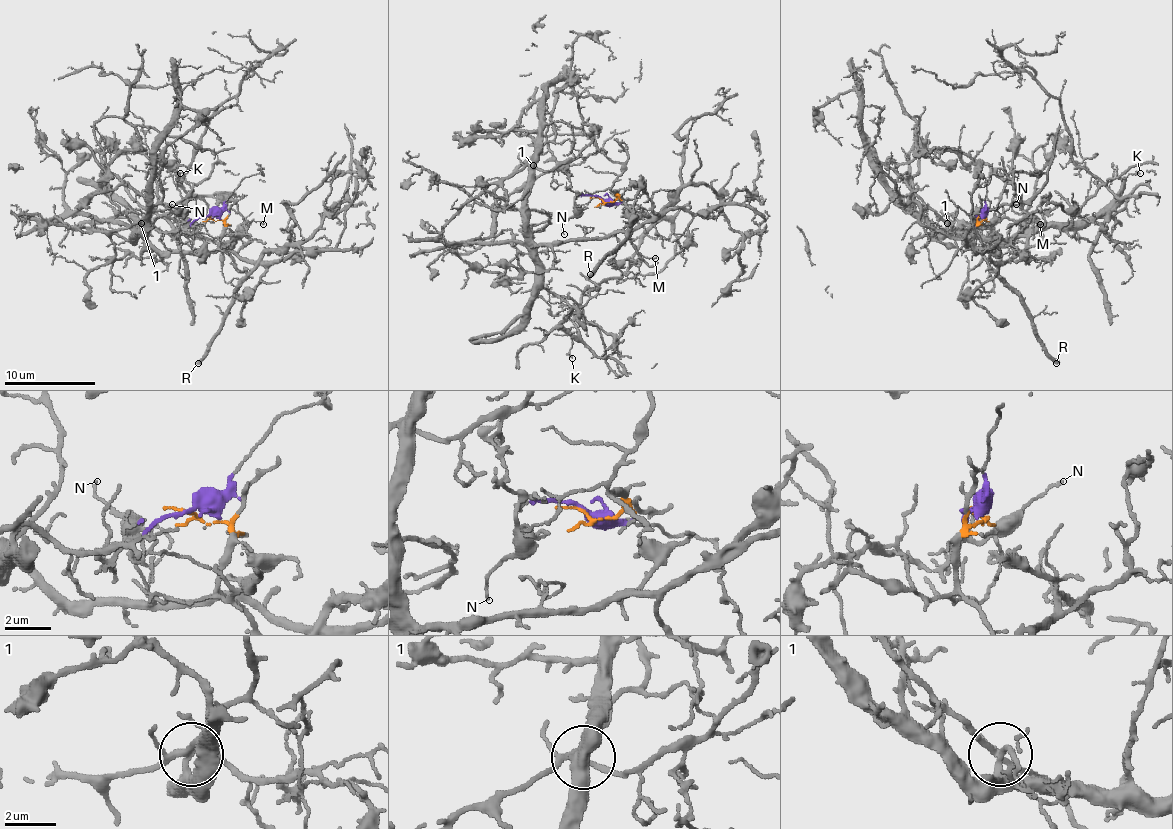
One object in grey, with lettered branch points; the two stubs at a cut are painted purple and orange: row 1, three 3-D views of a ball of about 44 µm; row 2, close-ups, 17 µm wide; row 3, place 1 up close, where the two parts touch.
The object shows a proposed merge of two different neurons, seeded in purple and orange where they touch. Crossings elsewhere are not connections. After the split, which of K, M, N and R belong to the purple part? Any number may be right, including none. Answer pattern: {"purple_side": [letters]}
{"purple_side": ["K", "M", "N"]}

